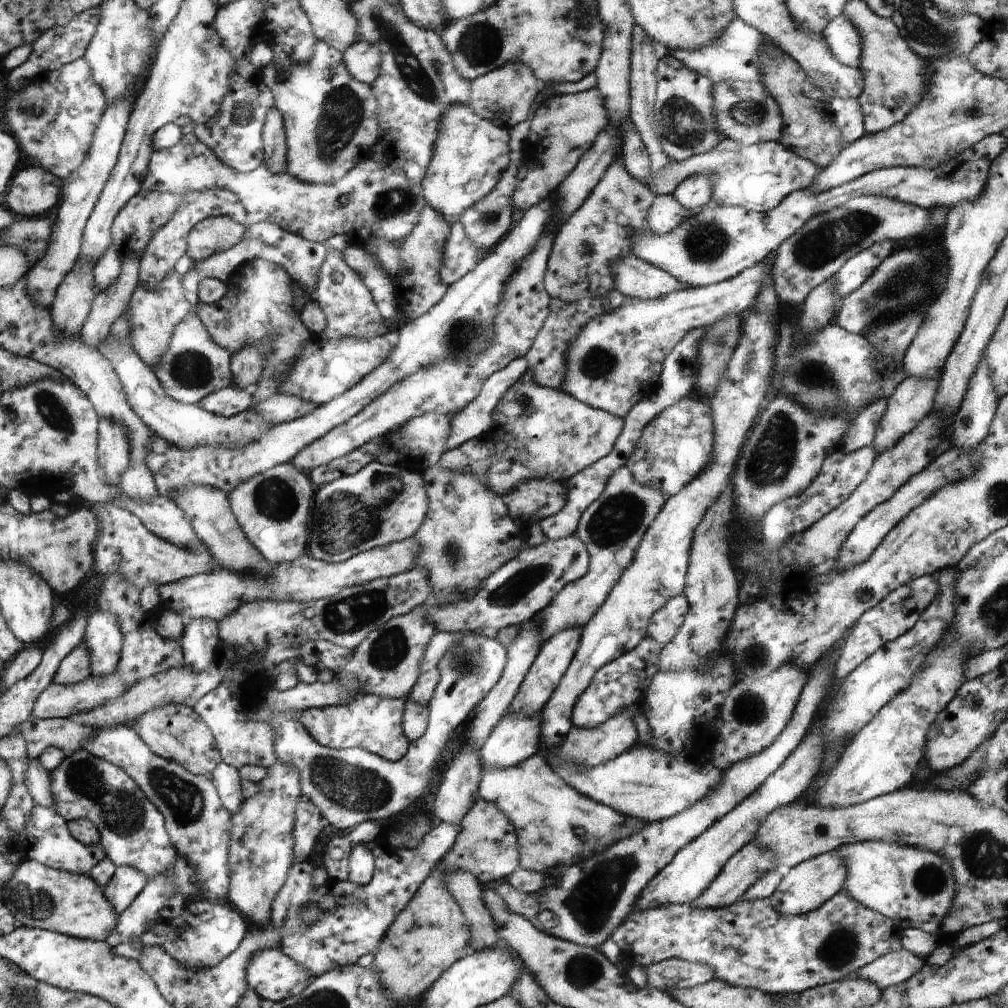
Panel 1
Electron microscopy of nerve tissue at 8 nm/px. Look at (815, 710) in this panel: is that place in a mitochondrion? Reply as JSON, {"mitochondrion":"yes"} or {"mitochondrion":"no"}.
{"mitochondrion":"no"}

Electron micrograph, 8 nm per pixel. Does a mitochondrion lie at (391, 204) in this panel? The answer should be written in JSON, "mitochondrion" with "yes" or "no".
{"mitochondrion":"yes"}

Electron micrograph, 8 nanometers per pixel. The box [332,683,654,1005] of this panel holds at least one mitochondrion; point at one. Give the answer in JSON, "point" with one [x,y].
{"point":[590,904]}

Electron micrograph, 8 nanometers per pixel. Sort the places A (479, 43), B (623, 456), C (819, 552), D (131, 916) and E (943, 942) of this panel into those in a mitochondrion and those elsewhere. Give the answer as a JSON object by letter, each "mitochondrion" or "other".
{"A":"mitochondrion","B":"other","C":"other","D":"other","E":"other"}

